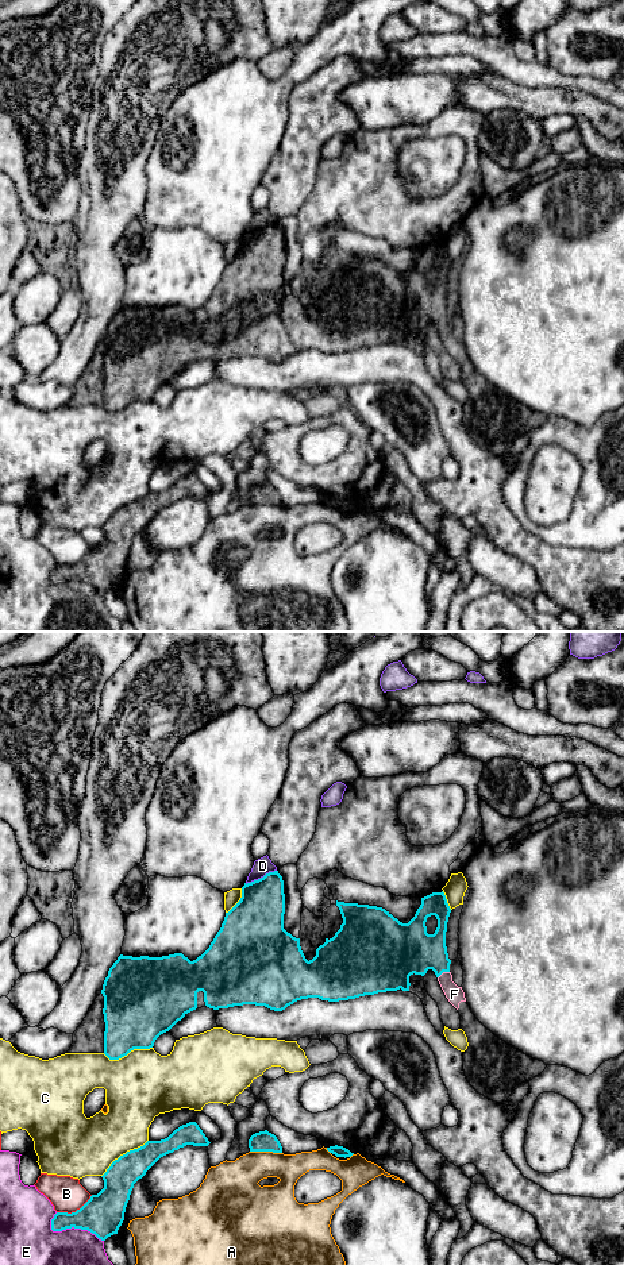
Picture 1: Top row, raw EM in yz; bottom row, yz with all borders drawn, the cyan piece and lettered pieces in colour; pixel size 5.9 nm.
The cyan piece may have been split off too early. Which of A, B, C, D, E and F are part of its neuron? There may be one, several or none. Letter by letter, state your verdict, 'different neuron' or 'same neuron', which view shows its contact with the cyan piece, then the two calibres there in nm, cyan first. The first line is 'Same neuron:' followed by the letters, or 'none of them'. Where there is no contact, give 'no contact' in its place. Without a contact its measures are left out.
Same neuron: F
A: different neuron; meets cyan in yz; 130 nm thick on the cyan side, 240 nm on the other
B: different neuron; meets cyan in yz; 240 nm thick on the cyan side, 200 nm on the other
C: different neuron; meets cyan in yz; 190 nm thick on the cyan side, 360 nm on the other
D: different neuron; meets cyan in yz; 320 nm thick on the cyan side, 100 nm on the other
E: different neuron; meets cyan in yz; 240 nm thick on the cyan side, 260 nm on the other
F: same neuron; meets cyan in yz; 300 nm thick on the cyan side, 100 nm on the other

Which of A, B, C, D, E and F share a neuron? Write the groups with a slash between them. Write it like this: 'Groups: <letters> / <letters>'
Groups: A / B / C / D / E / F

